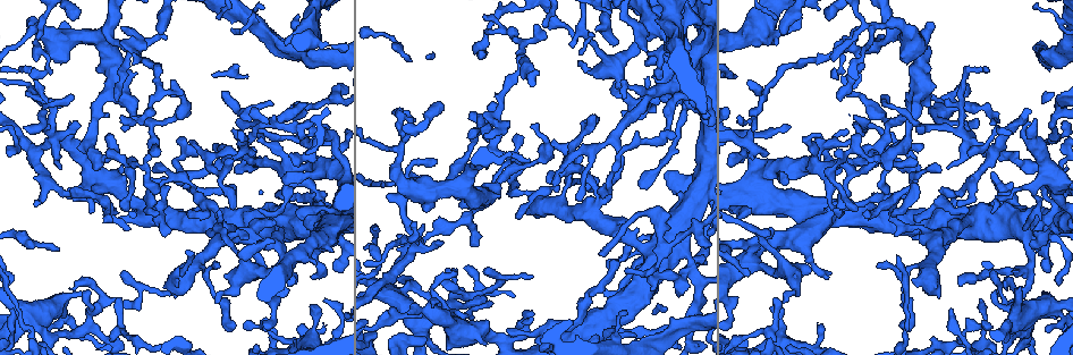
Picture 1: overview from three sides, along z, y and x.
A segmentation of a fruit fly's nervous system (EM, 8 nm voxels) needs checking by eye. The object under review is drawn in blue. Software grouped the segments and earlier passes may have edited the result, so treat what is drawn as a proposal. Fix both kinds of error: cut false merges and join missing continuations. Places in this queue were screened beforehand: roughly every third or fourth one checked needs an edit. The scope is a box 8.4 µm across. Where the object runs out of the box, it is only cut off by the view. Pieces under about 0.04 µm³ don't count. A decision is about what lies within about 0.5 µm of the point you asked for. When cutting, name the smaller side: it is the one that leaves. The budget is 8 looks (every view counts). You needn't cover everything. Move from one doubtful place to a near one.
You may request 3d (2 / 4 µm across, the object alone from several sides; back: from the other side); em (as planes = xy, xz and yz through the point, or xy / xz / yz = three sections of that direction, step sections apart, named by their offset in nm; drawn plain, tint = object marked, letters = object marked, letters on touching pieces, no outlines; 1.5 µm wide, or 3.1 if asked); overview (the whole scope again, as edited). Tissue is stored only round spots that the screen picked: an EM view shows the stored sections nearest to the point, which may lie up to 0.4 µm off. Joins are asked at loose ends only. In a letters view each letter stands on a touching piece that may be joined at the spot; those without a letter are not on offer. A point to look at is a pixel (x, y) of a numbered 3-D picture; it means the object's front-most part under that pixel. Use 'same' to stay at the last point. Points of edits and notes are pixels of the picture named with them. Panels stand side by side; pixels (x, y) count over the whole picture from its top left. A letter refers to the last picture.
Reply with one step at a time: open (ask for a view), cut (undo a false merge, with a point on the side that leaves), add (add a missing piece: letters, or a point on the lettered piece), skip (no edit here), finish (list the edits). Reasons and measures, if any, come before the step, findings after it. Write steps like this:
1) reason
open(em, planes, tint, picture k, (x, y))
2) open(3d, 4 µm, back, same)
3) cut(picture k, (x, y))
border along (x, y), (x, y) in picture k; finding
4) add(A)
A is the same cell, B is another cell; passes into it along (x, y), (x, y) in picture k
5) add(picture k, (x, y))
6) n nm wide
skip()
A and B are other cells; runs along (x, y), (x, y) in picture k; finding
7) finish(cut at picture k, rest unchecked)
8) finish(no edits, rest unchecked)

open(em, planes, letters, picture 1, (1037, 119))

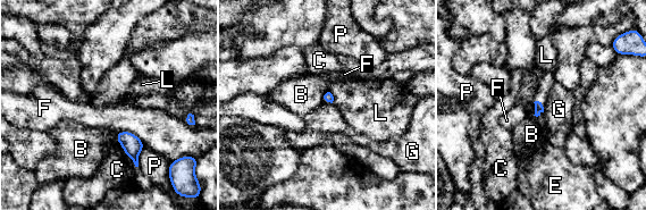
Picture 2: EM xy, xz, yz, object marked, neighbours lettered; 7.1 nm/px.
C touches over 300 nm
skip()
B, C, E, F, G, L and P are other cells; border along (543, 108), (544, 111) in picture 2; no lettered piece goes on from it

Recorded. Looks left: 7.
branch stops here
open(em, planes, letters, picture 1, (123, 26))

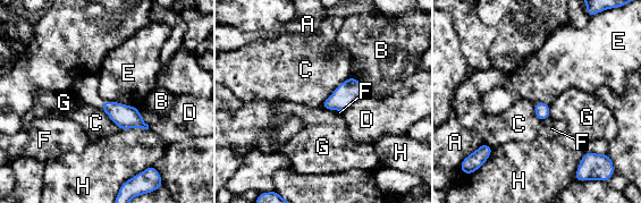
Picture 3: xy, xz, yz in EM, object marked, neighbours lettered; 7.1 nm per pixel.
110 nm wide
skip()
A, B, C, D, E, F, G and H are other cells; border along (106, 99), (135, 107) in picture 3; none of them fits

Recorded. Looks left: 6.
looks like a crossing
open(3d, 4 µm, picture 1, (752, 263))

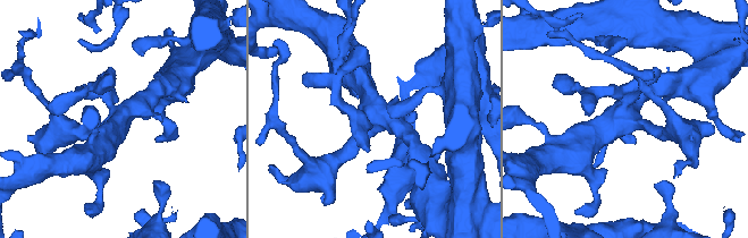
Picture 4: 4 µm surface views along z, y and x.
open(em, yz, step 4, tint, picture 4, (375, 118))

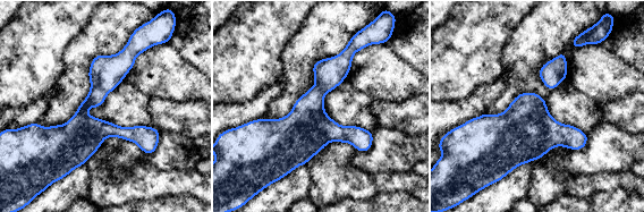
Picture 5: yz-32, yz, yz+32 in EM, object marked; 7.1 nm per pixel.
what lies round it
open(em, yz, step 4, letters, same)

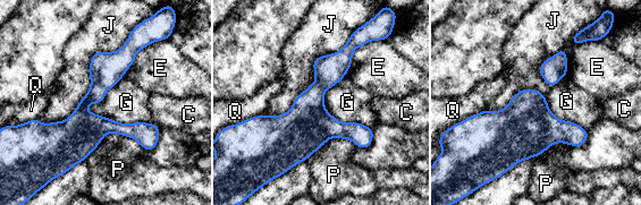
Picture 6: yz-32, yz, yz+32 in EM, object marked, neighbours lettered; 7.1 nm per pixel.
G touches over 500 nm
skip()
C, E, G, J, P and Q are other cells; runs along (99, 58), (62, 169) in picture 6; all the same cell

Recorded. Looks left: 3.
finish(no edits, rest unchecked)

